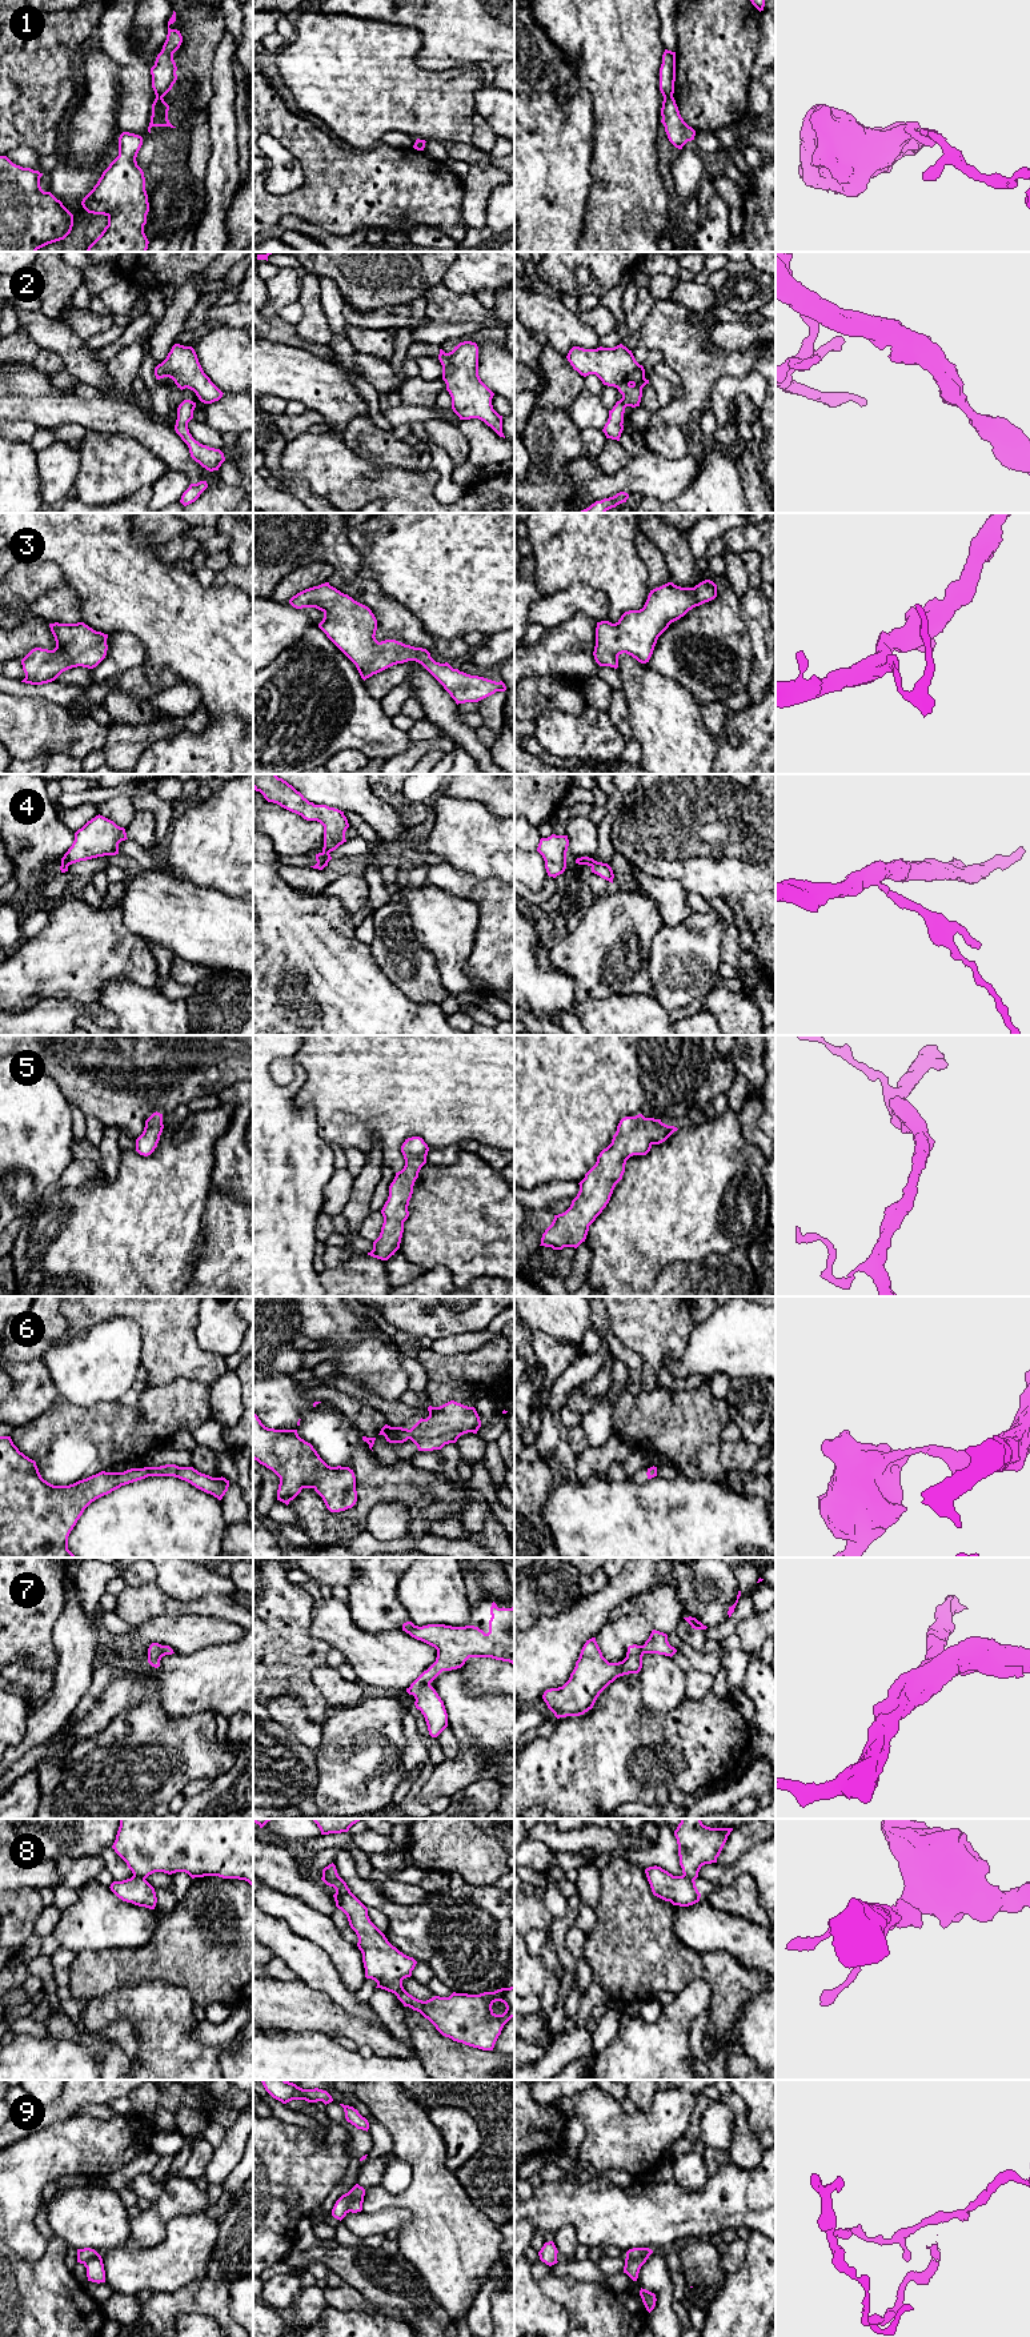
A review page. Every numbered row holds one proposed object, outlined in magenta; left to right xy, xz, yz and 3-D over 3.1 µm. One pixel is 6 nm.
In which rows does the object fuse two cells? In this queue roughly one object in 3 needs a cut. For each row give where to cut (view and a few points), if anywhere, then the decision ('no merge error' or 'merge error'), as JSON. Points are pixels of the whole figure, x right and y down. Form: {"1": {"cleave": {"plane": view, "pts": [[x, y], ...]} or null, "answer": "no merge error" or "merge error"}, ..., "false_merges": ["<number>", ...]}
{"1": {"cleave": {"plane": "yz", "pts": [[672, 95], [664, 97]]}, "answer": "merge error"}, "2": {"cleave": {"plane": "xz", "pts": [[440, 353], [444, 353], [451, 364], [451, 371], [443, 377]]}, "answer": "merge error"}, "3": {"cleave": null, "answer": "no merge error"}, "4": {"cleave": {"plane": "xz", "pts": [[323, 850], [328, 853]]}, "answer": "merge error"}, "5": {"cleave": null, "answer": "no merge error"}, "6": {"cleave": null, "answer": "no merge error"}, "7": {"cleave": null, "answer": "no merge error"}, "8": {"cleave": {"plane": "xy", "pts": [[133, 1875], [144, 1879]]}, "answer": "merge error"}, "9": {"cleave": {"plane": "yz", "pts": [[626, 2257], [645, 2260]]}, "answer": "merge error"}, "false_merges": ["1", "2", "4", "8", "9"]}

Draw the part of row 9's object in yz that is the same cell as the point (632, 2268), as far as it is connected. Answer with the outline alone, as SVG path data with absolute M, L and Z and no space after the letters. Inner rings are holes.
M625 2258L624 2273L626 2273L633 2281L637 2281L641 2266L646 2260L630 2260Z

